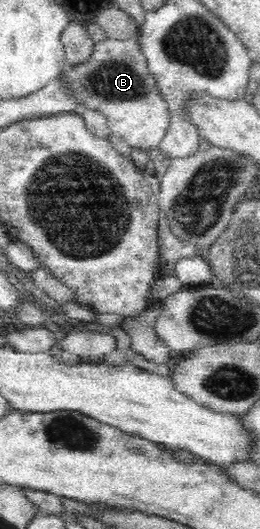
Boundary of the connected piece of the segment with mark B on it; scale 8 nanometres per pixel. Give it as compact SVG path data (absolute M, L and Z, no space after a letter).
M137 35L117 40L105 38L94 42L91 56L82 63L66 64L59 75L65 91L73 93L81 110L92 109L106 116L112 133L132 148L143 150L158 149L164 133L170 125L169 106L162 97L161 90L150 72L148 62Z

